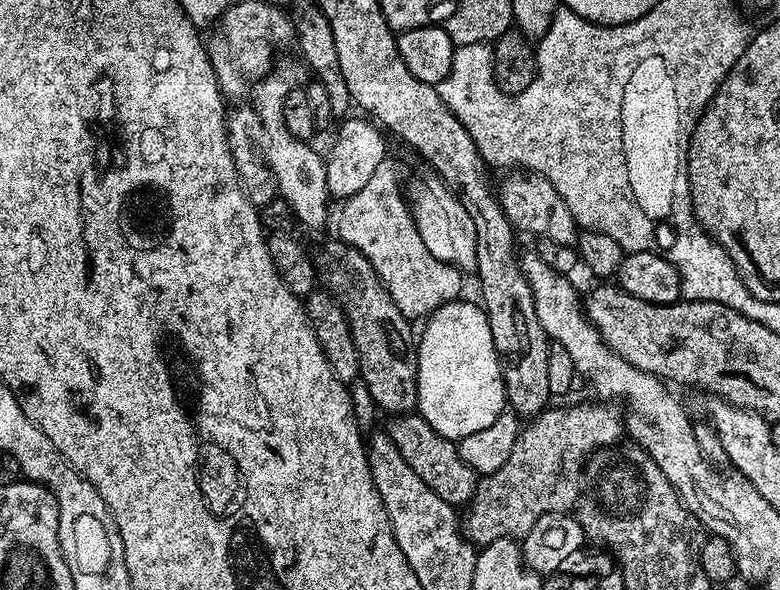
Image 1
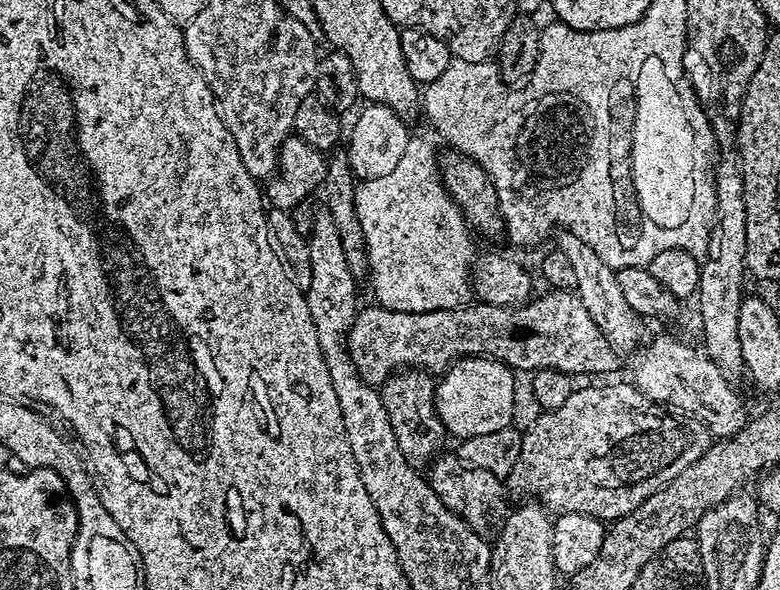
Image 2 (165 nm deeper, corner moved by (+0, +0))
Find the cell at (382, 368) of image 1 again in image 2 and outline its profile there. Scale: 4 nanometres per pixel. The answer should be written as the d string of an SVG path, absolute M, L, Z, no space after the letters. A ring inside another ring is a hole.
M397 370L392 373L384 384L378 388L382 398L382 406L386 406L386 418L390 418L390 426L394 430L394 438L398 438L398 450L402 450L402 458L411 468L424 470L429 467L441 455L446 433L444 423L436 409L436 384L433 377L421 370Z

